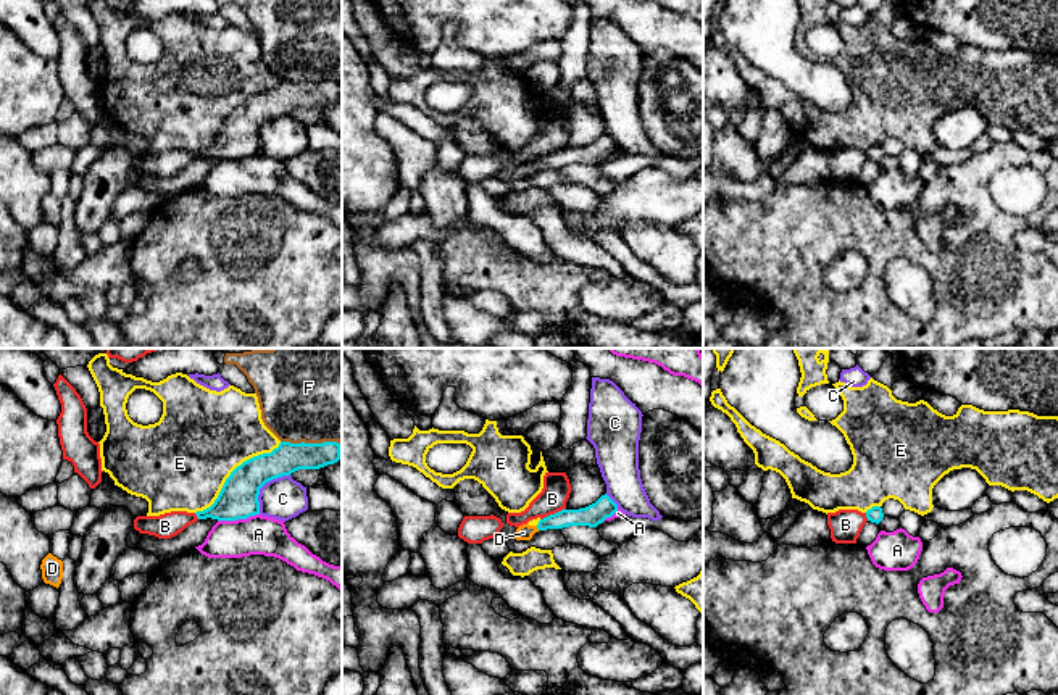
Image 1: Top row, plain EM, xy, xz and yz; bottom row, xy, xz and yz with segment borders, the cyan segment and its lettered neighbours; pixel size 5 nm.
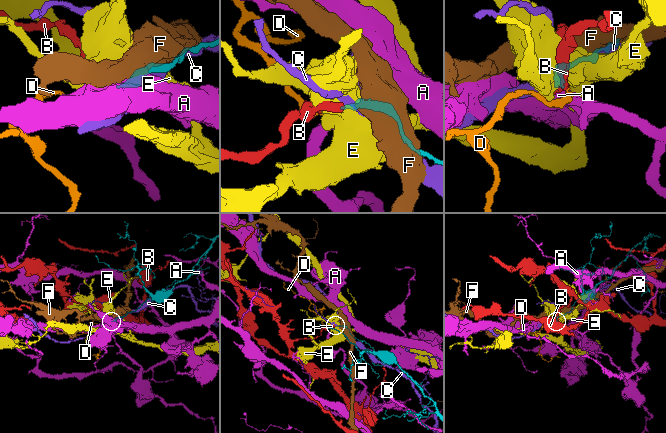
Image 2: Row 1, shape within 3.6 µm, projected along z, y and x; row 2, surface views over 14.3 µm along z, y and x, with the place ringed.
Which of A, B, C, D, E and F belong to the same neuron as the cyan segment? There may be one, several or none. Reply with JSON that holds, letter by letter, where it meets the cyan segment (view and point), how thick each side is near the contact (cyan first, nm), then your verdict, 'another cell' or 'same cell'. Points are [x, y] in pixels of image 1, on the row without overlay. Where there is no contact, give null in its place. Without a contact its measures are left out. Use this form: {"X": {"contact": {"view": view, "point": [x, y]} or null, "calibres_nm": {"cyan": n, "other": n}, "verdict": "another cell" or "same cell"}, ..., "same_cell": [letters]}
{"A": {"contact": {"view": "xy", "point": [237, 157]}, "calibres_nm": {"cyan": 190, "other": 190}, "verdict": "another cell"}, "B": {"contact": {"view": "xz", "point": [552, 153]}, "calibres_nm": {"cyan": 110, "other": 140}, "verdict": "another cell"}, "C": {"contact": {"view": "xy", "point": [262, 124]}, "calibres_nm": {"cyan": 190, "other": 220}, "verdict": "another cell"}, "D": {"contact": {"view": "xz", "point": [537, 166]}, "calibres_nm": {"cyan": 100, "other": 80}, "verdict": "same cell"}, "E": {"contact": {"view": "xy", "point": [233, 110]}, "calibres_nm": {"cyan": 190, "other": 460}, "verdict": "another cell"}, "F": {"contact": {"view": "xy", "point": [310, 83]}, "calibres_nm": {"cyan": 150, "other": 420}, "verdict": "another cell"}, "same_cell": ["D"]}

